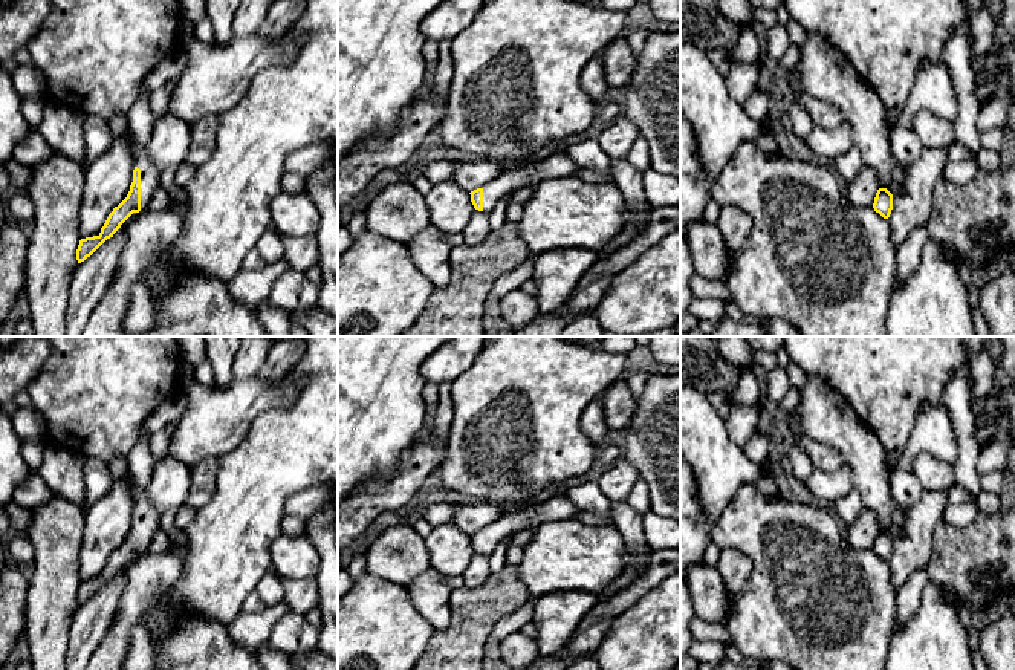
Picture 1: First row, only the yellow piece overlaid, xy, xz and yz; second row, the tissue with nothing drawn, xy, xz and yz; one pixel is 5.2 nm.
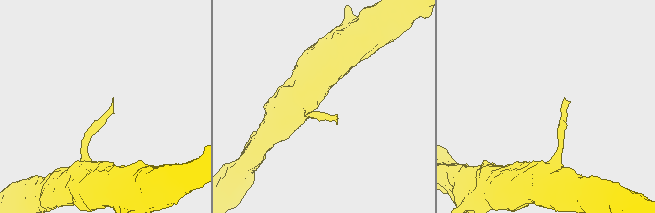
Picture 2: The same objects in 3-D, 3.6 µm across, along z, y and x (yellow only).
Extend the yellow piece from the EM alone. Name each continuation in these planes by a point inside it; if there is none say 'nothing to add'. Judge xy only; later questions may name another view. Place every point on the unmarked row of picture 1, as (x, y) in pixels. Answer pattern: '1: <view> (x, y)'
1: xy (139, 461)

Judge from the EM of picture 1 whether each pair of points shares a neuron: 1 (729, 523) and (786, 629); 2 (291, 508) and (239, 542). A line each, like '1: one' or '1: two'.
1: one
2: two

